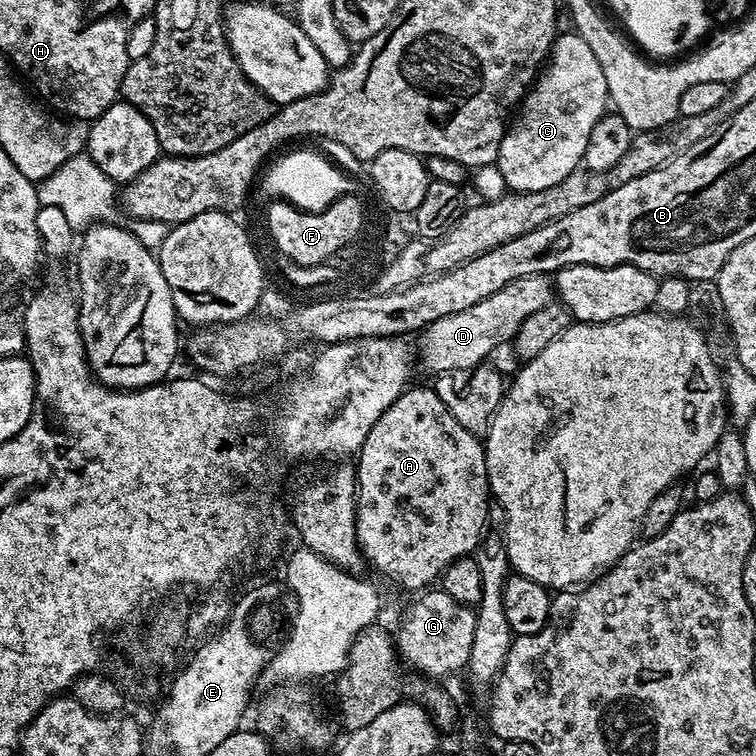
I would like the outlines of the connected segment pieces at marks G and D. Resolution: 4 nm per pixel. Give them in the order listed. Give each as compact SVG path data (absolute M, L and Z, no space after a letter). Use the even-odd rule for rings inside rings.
M424 590L404 612L400 629L394 632L394 643L399 659L424 678L448 676L467 665L470 646L474 646L475 611L469 605L450 598L443 590Z
M535 272L522 278L514 278L514 282L510 282L502 290L490 294L490 298L482 298L482 302L474 302L474 306L470 306L466 310L458 310L458 314L446 314L442 318L438 318L438 322L423 329L418 336L420 339L419 363L421 360L425 370L432 372L431 374L475 368L476 365L483 364L489 359L494 346L512 341L518 334L518 326L522 326L522 322L526 322L526 318L530 318L530 314L542 310L542 306L553 303L553 300L554 284L545 273Z

